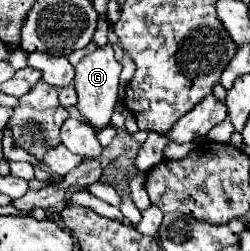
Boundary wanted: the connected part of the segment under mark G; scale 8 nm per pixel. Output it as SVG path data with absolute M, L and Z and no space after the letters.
M110 44L98 46L94 52L86 54L78 64L76 64L76 76L74 76L74 88L78 92L78 112L82 118L94 126L94 130L102 130L108 126L114 104L116 104L116 94L118 94L118 76L122 72L122 64L114 58L114 48Z

